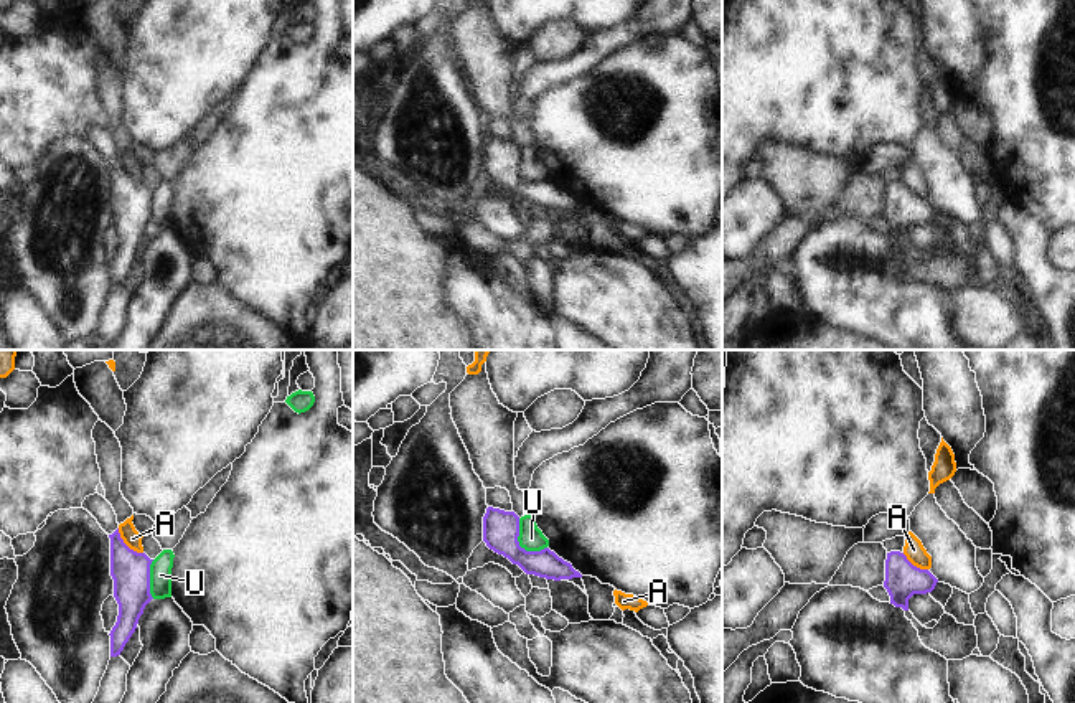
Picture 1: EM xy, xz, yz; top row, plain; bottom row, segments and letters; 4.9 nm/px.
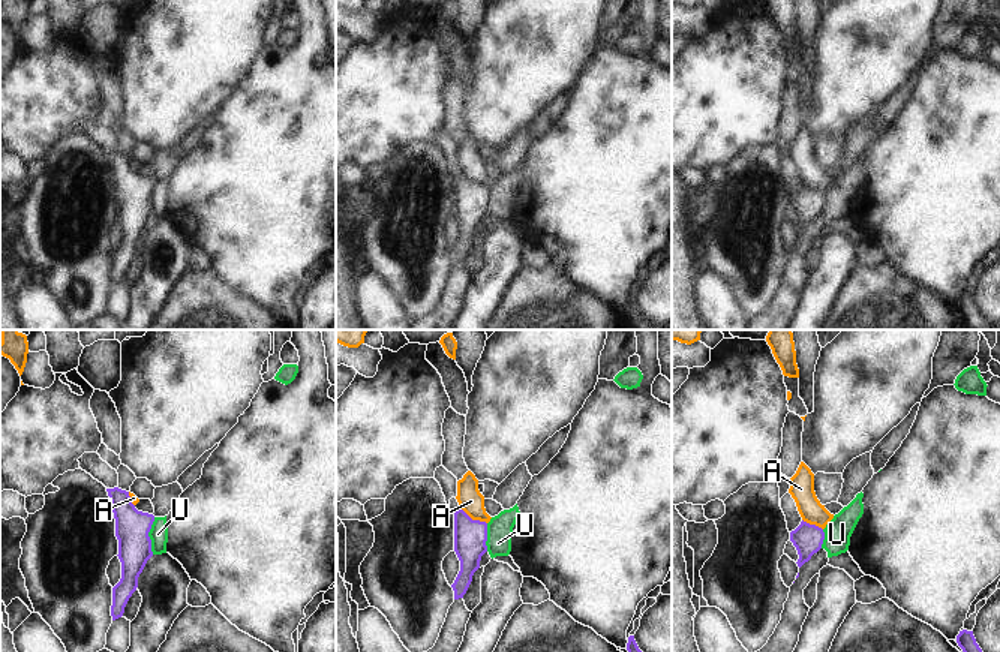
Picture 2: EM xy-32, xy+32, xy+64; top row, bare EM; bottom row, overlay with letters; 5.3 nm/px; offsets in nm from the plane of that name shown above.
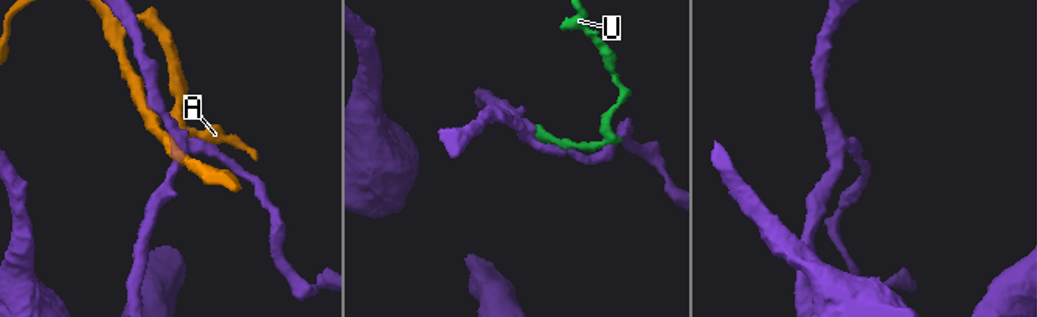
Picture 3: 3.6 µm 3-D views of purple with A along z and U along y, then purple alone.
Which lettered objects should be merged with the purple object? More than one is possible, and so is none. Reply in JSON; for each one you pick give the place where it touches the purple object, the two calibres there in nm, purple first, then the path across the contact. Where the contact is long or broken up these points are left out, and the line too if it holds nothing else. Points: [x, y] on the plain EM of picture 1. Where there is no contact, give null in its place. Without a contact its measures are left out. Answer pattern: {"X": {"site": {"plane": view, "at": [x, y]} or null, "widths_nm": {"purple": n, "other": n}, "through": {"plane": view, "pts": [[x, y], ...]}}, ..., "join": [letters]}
{"join": []}

